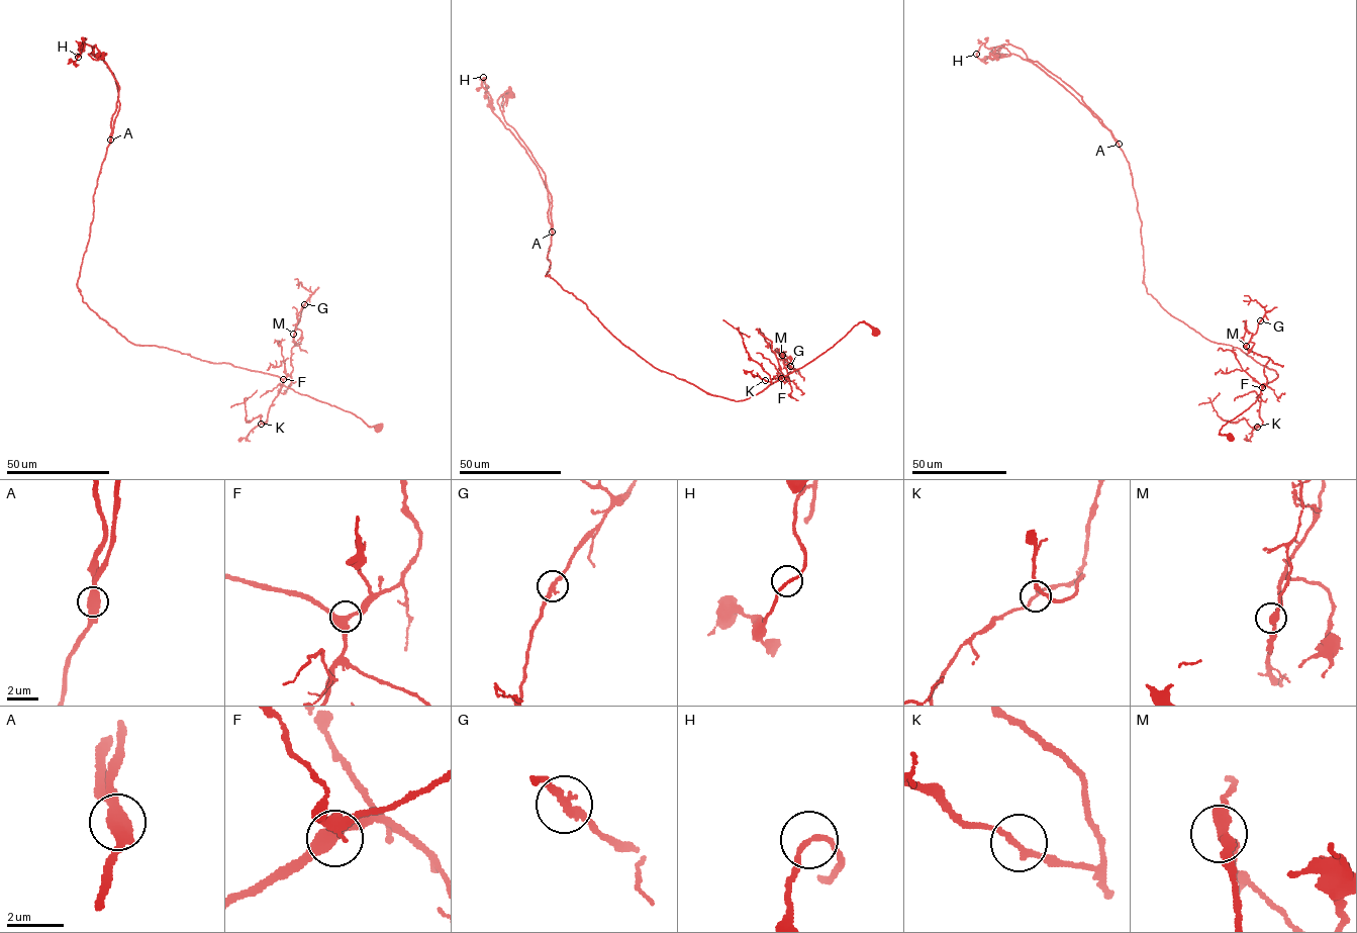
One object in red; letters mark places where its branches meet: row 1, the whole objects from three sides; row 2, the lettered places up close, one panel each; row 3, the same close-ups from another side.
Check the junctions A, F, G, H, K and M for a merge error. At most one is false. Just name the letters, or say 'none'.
A

